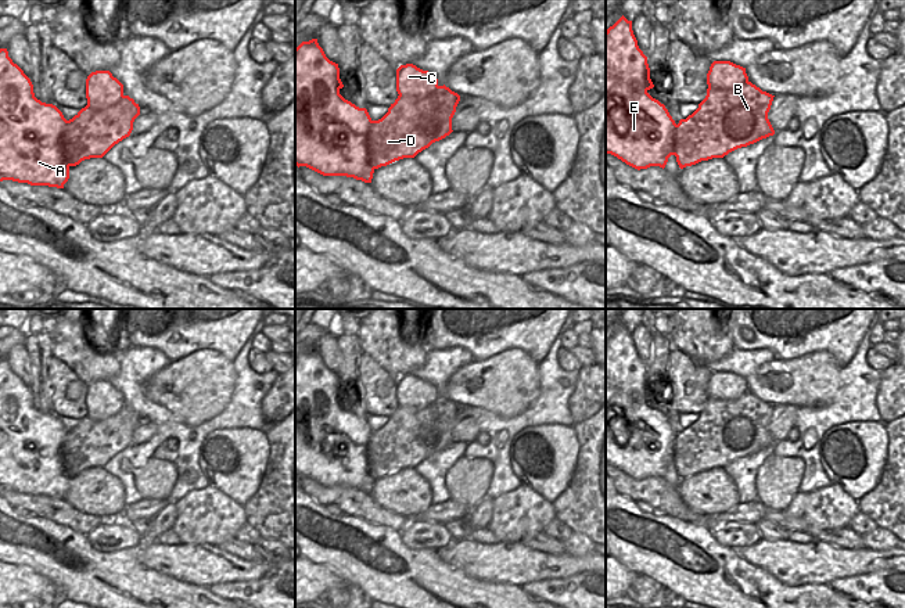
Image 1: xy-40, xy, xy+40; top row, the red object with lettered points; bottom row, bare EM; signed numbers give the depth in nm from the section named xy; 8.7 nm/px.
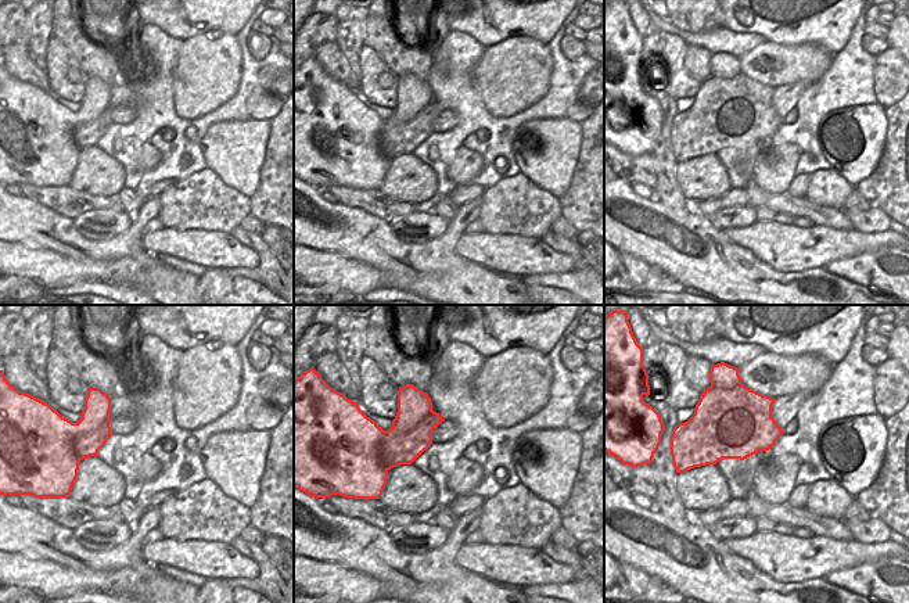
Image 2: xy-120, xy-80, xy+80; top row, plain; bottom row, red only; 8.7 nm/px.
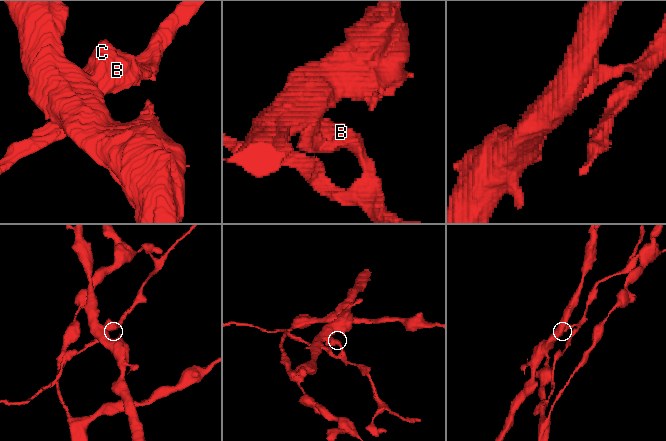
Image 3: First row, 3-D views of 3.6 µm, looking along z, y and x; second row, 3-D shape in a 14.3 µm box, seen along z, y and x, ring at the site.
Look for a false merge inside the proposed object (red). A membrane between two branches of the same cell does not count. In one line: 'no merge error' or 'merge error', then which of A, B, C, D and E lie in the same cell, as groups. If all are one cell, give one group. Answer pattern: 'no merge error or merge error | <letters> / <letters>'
merge error | A C E / B D

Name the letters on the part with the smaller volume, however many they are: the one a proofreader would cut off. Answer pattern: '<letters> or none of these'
B, D

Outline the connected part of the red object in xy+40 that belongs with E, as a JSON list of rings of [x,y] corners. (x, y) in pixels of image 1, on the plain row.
[[[624,325],[606,341],[606,464],[611,464],[626,475],[640,481],[650,476],[665,478],[674,464],[674,445],[676,433],[668,420],[647,402],[654,395],[650,389],[647,367],[638,356],[632,341],[632,331]]]

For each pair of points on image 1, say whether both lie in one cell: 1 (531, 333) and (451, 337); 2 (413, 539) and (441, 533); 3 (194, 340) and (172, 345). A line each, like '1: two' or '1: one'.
1: one
2: one
3: one

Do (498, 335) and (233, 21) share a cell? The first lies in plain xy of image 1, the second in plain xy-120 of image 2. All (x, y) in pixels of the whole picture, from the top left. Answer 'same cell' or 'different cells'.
same cell

